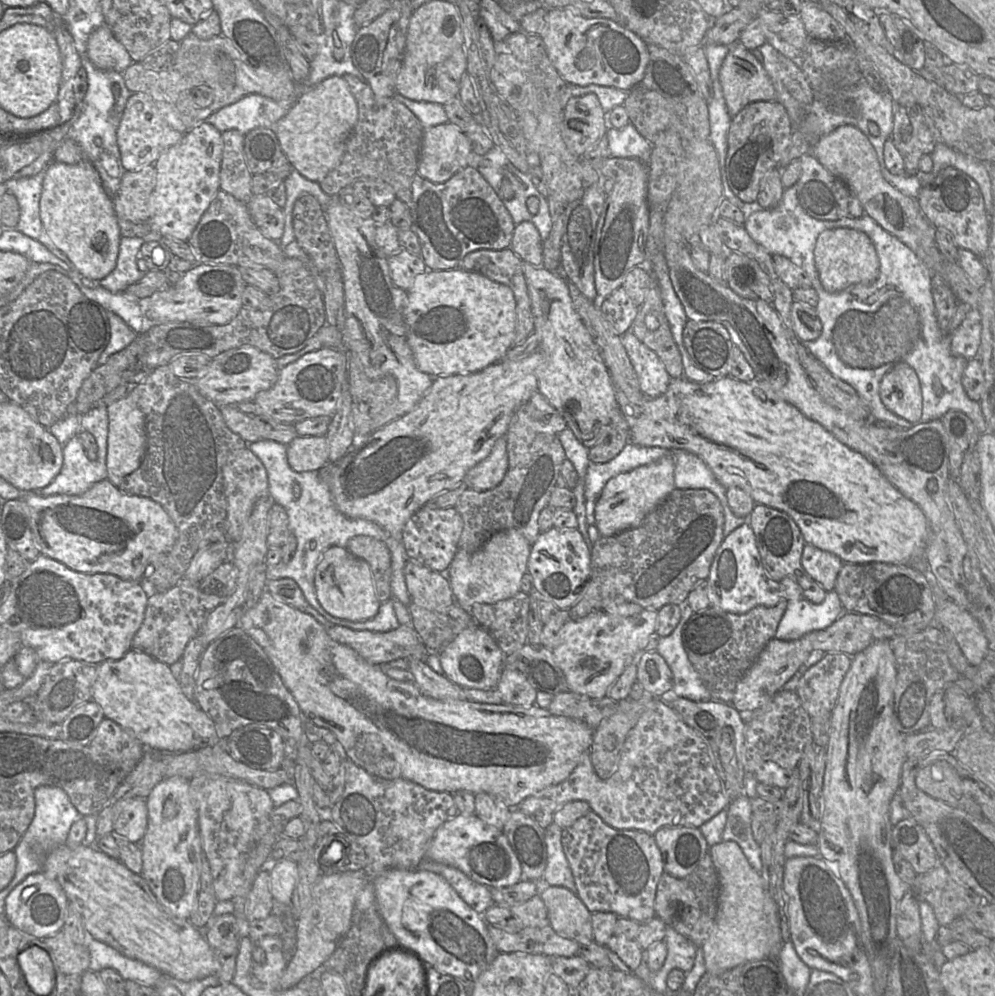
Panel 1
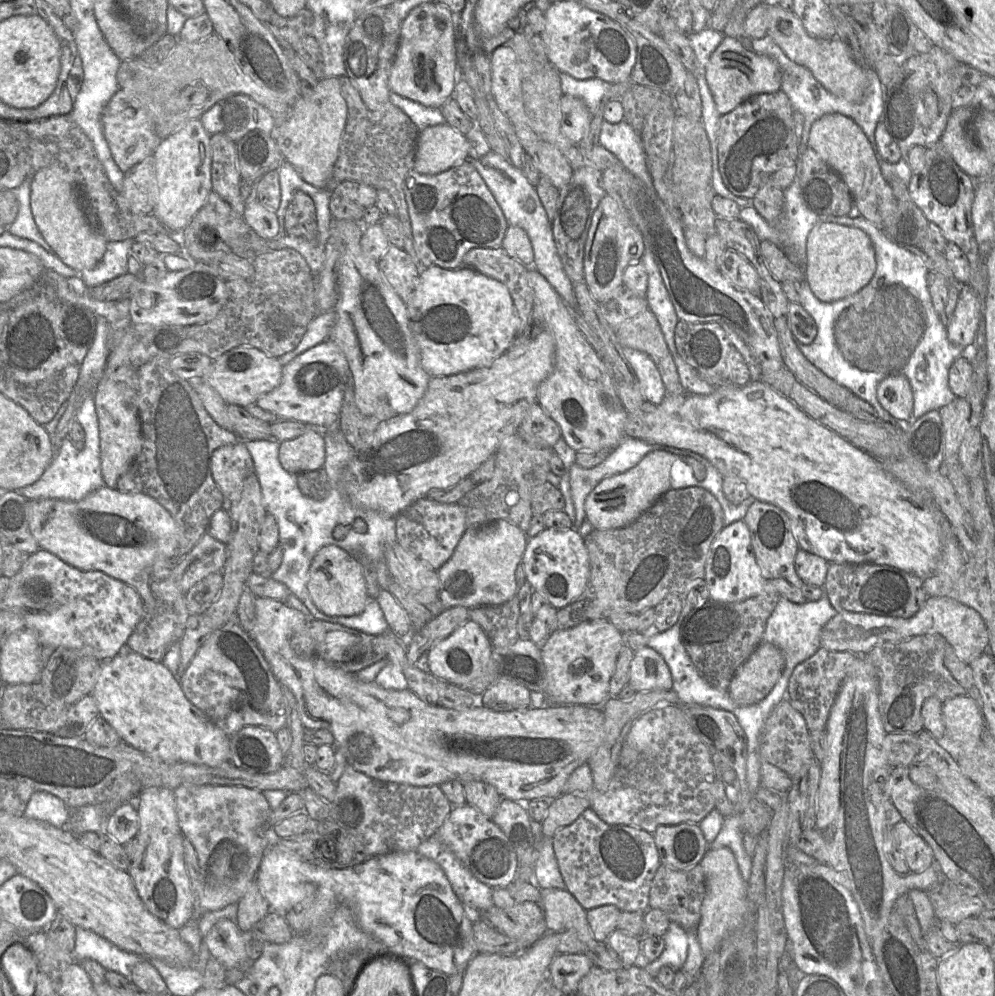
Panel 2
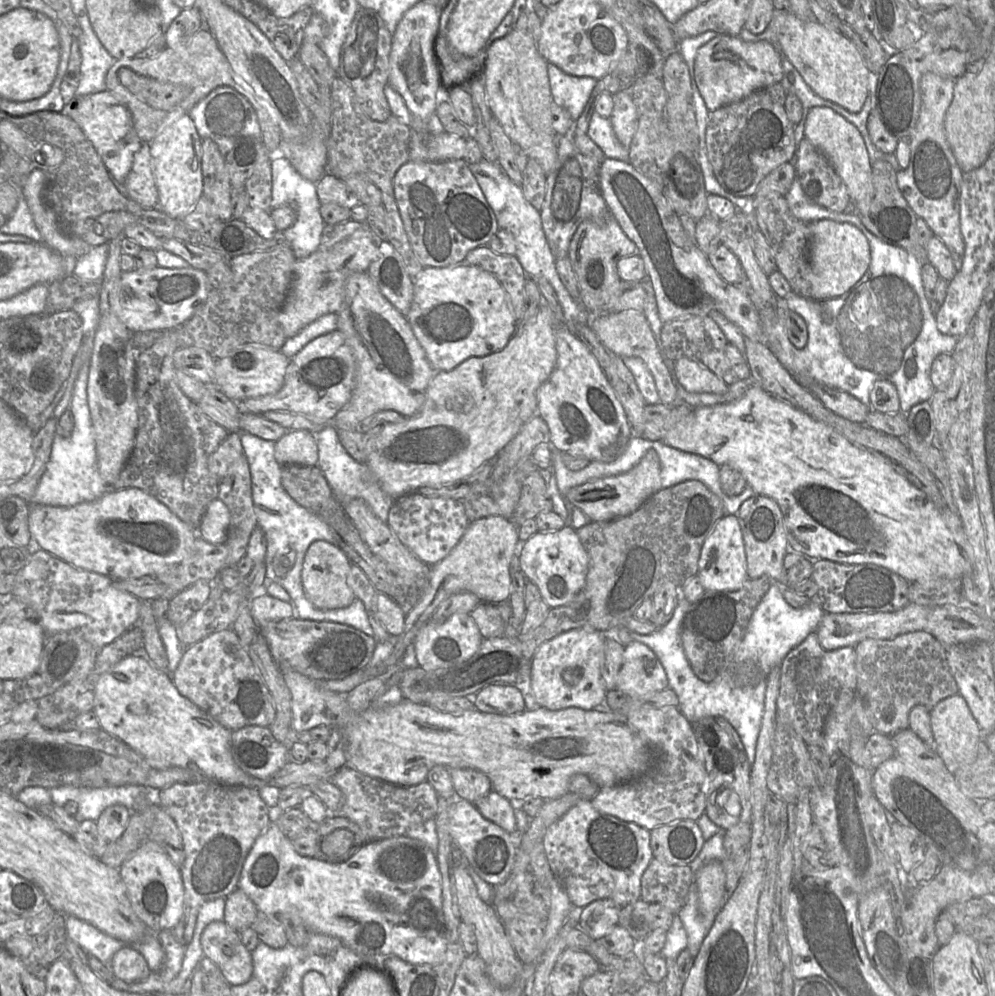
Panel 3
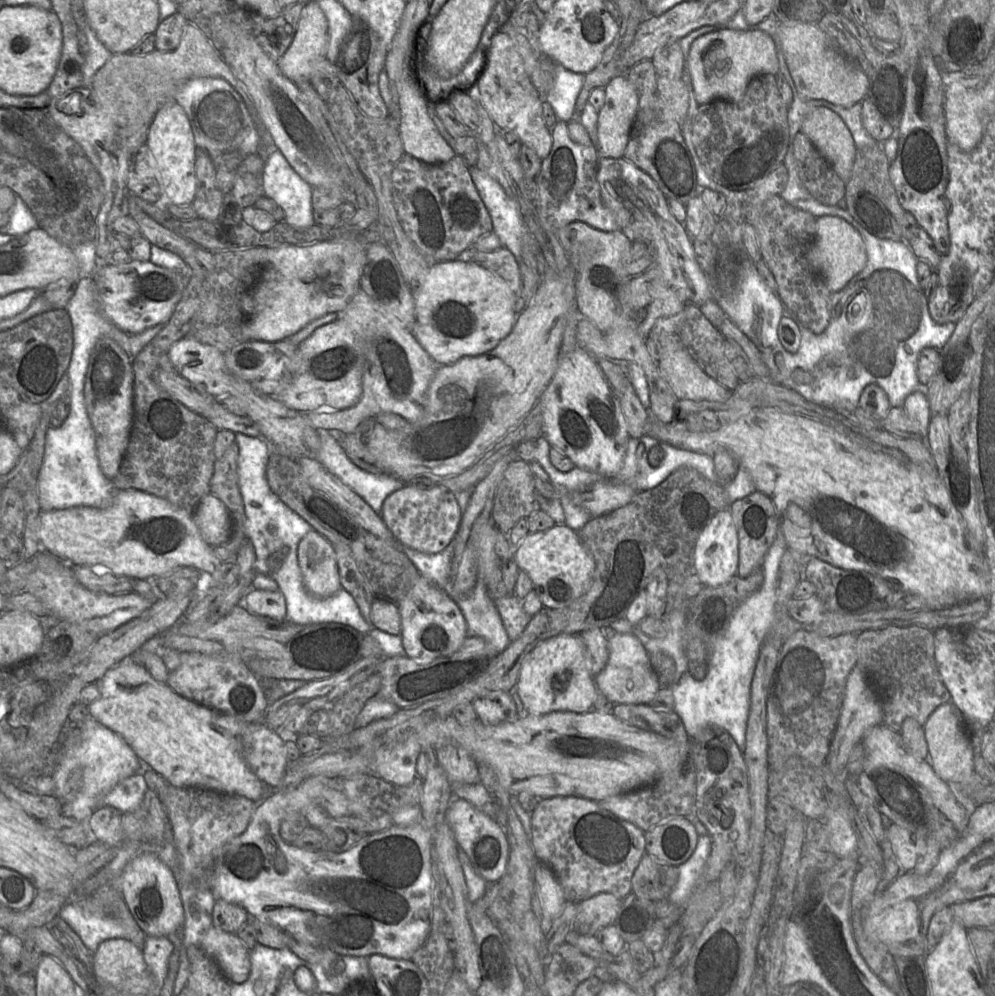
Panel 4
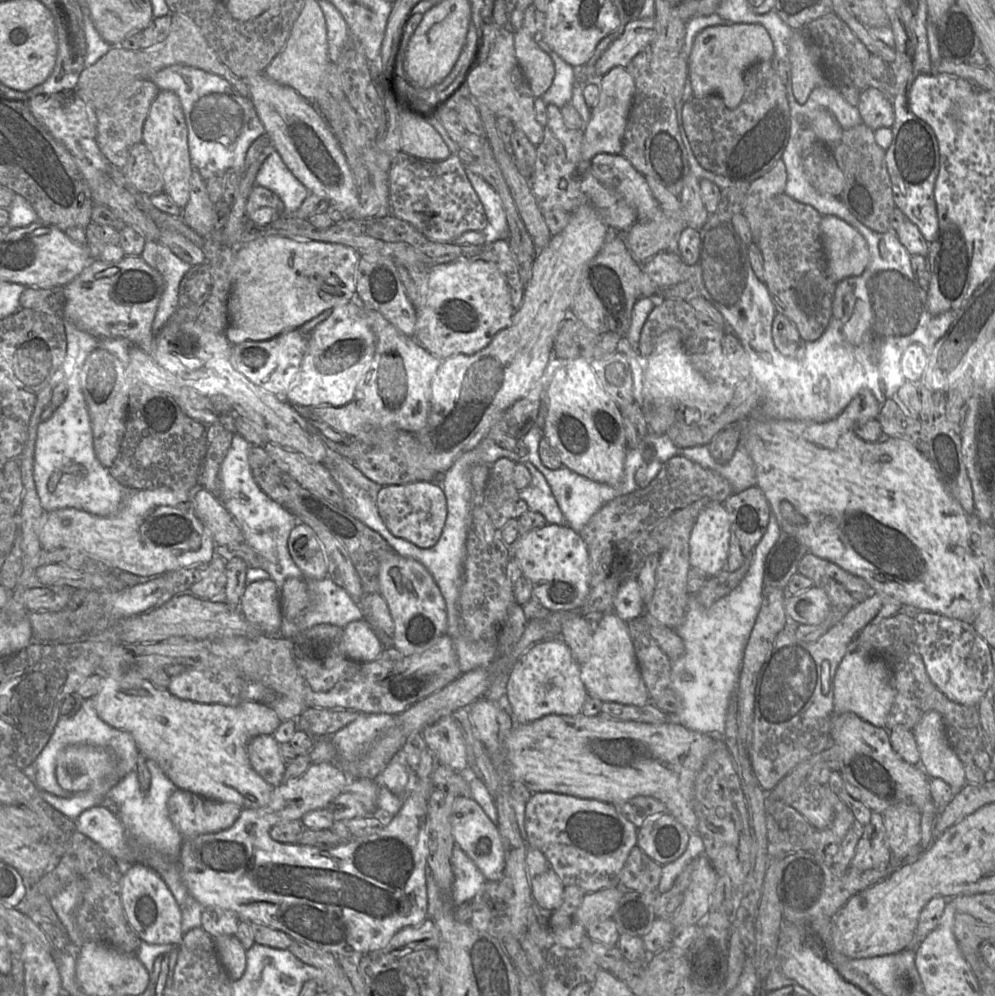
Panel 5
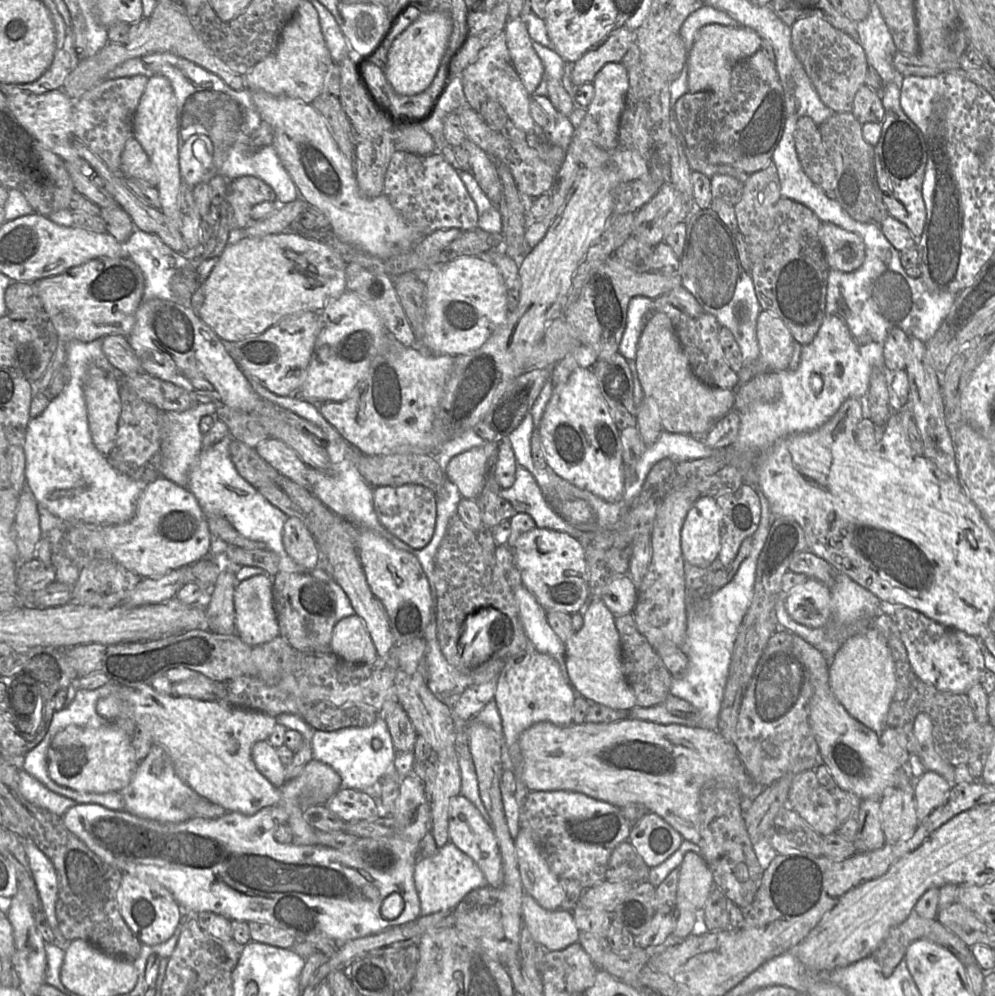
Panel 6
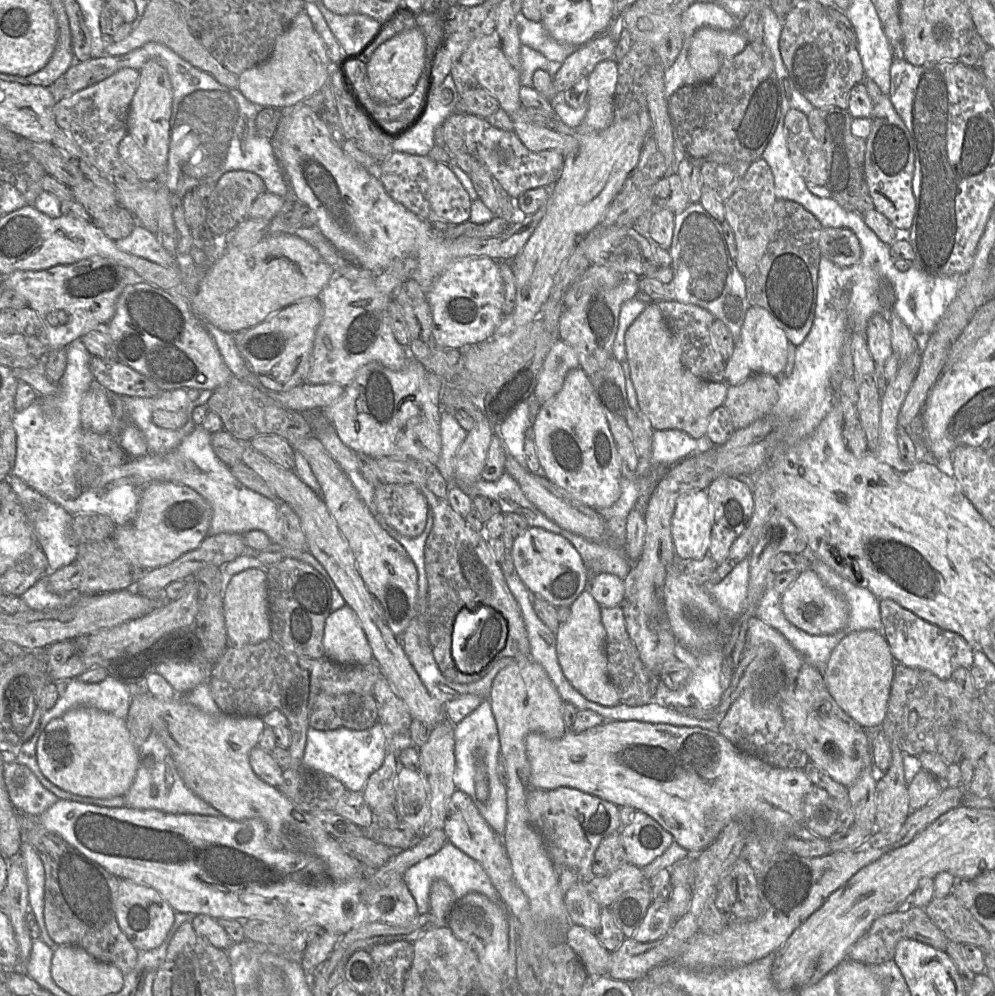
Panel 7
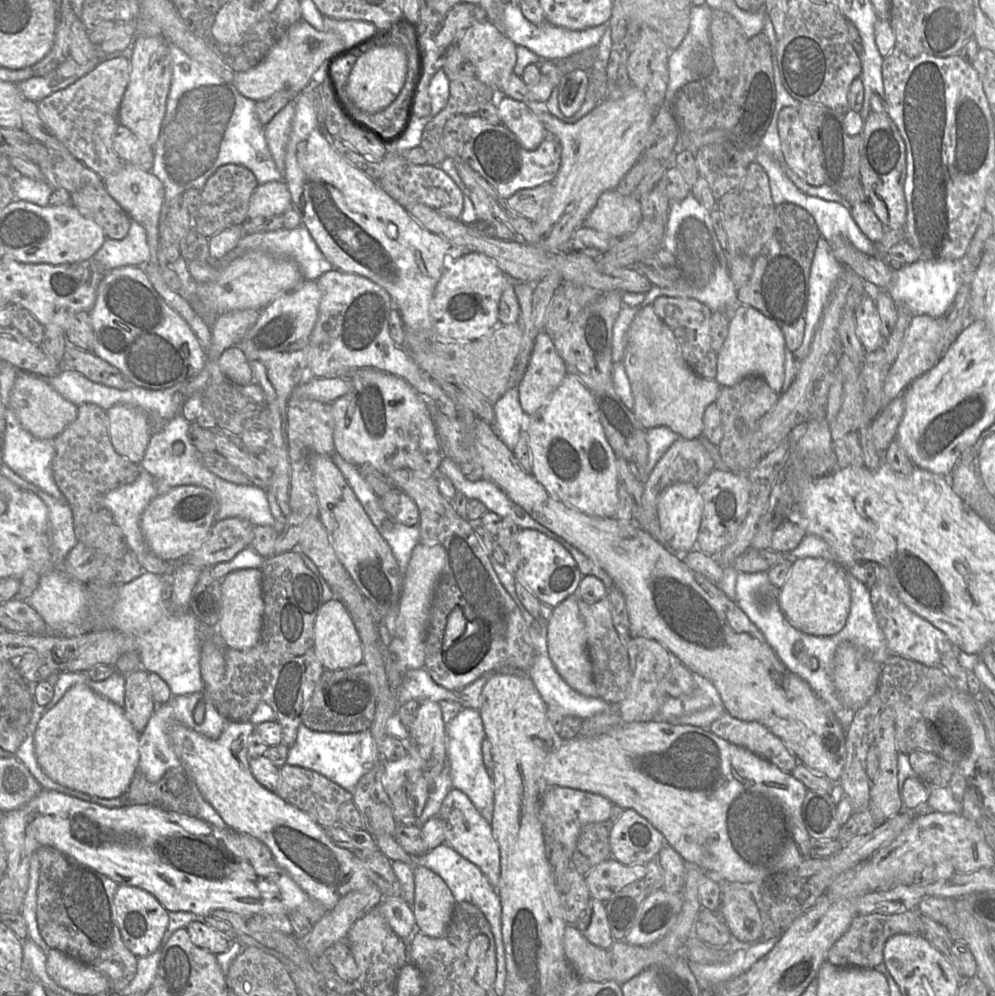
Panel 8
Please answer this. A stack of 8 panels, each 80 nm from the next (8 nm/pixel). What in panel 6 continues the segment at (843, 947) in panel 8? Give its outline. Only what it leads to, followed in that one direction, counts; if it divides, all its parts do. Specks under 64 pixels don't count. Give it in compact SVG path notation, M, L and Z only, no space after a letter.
M913 911L902 923L890 929L884 941L871 954L871 957L879 963L884 976L888 977L893 973L896 966L904 958L909 945L914 941L921 939L929 940L949 949L964 965L976 964L970 947L966 946L961 939L944 927L937 919L926 919L920 917L915 911Z

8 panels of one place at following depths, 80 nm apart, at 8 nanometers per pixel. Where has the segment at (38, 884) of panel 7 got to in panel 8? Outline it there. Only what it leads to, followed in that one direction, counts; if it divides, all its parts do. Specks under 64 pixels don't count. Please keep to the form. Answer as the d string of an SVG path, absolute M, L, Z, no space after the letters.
M37 851L30 861L29 883L22 904L21 915L25 920L28 930L28 939L35 942L46 953L51 949L43 940L37 924L37 889L40 875L40 860Z

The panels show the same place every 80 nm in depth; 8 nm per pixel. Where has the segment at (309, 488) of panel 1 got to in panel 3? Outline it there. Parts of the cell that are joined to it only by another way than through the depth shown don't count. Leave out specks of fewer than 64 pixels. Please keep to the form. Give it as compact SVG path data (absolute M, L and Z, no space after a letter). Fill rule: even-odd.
M324 426L314 432L318 446L317 467L321 469L327 482L339 502L347 499L361 498L372 509L374 514L387 523L389 509L394 499L380 486L372 471L362 463L355 461L341 444L338 431L333 426ZM241 433L240 440L243 455L250 469L257 526L263 530L267 541L264 562L268 582L275 582L288 592L290 603L294 609L294 618L345 624L369 636L374 636L364 604L359 599L355 599L345 608L323 610L314 606L307 598L302 585L301 572L308 547L317 540L324 540L339 546L339 536L326 522L297 504L285 491L281 484L282 465L277 462L274 456L274 441L265 440L248 433Z

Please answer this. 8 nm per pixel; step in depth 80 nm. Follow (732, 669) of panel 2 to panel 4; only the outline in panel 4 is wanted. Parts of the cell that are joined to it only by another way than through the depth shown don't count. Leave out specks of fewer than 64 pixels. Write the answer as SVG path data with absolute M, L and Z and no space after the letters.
M756 570L746 577L735 576L728 583L720 586L704 586L696 596L686 600L683 650L693 678L701 680L706 677L715 636L736 608L755 593L762 586L763 581L763 573L761 570Z

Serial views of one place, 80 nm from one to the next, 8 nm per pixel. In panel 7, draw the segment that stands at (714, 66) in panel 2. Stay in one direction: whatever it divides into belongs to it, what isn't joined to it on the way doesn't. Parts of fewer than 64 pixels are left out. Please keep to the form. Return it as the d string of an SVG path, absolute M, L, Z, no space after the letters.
M711 27L697 30L688 53L685 85L712 80L723 62L740 54L749 42L742 31L723 31Z

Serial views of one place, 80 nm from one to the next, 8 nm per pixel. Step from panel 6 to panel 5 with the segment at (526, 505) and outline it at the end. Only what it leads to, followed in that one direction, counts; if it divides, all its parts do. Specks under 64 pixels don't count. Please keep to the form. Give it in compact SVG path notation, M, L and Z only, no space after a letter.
M527 461L522 464L525 465L529 471L530 481L525 488L519 490L519 496L527 503L529 511L541 513L545 517L548 524L566 525L566 520L544 475L530 462Z

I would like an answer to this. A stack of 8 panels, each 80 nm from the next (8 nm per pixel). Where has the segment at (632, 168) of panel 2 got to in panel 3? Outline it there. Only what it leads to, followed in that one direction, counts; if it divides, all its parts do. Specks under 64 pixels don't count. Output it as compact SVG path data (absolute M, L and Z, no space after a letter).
M595 111L591 115L587 135L601 148L606 157L629 162L629 147L623 146L618 140L608 118Z

